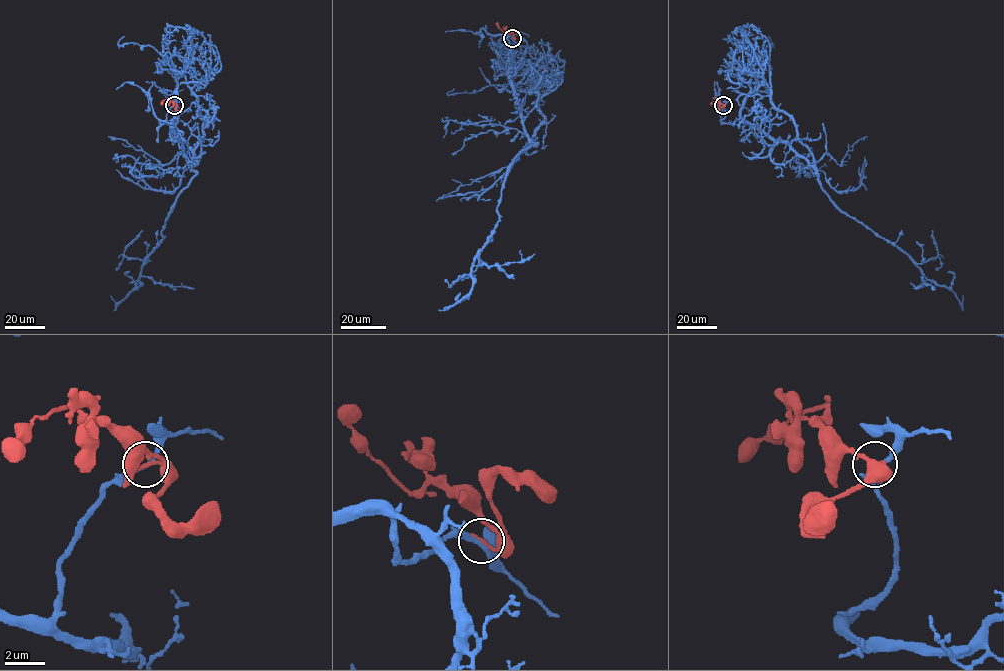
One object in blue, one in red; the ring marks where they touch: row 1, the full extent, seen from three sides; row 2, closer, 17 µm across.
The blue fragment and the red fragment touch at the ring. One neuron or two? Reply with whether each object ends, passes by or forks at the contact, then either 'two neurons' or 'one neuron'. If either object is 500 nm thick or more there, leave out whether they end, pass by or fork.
blue passes by; red ends there; two neurons

